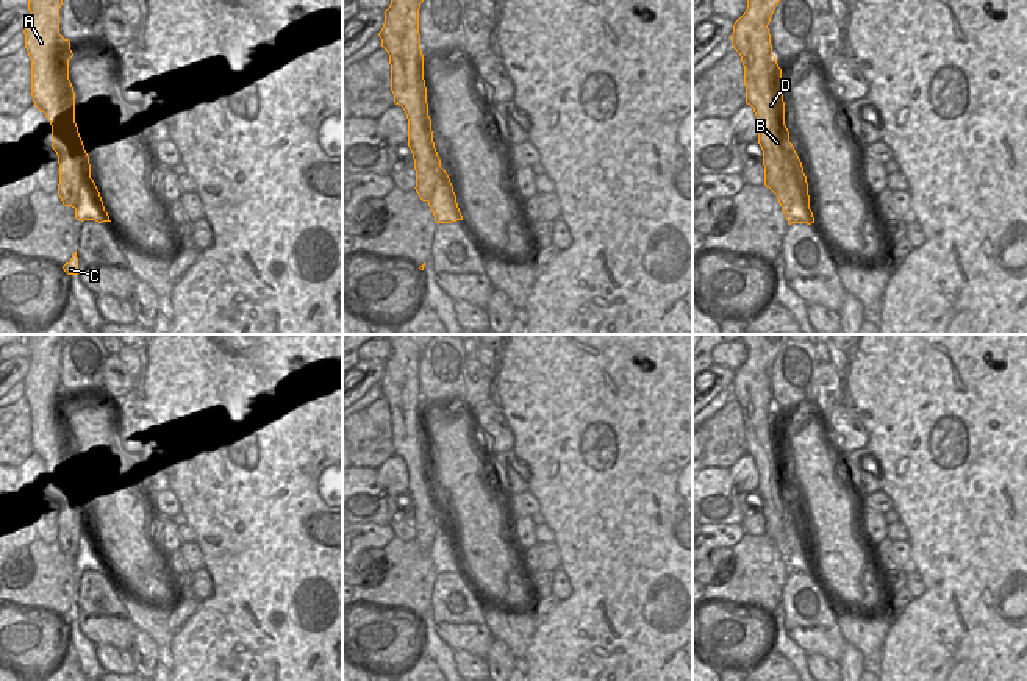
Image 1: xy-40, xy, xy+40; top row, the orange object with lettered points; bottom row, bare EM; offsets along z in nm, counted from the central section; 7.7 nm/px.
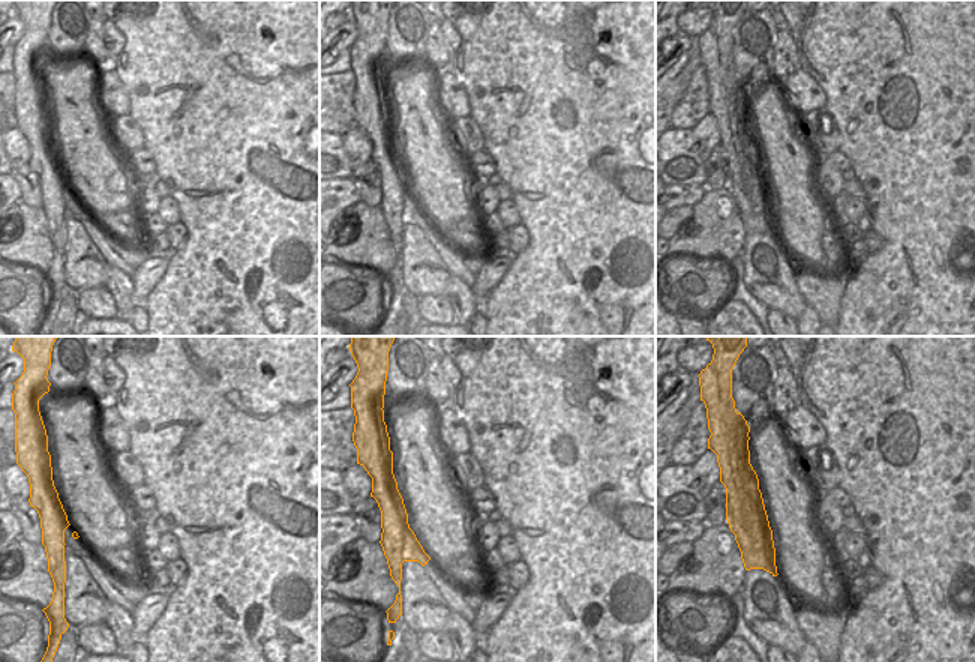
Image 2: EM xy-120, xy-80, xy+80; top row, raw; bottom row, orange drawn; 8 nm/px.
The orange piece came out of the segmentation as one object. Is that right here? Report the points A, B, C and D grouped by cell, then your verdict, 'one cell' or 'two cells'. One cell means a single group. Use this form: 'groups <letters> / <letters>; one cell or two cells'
groups A B C / D; two cells

